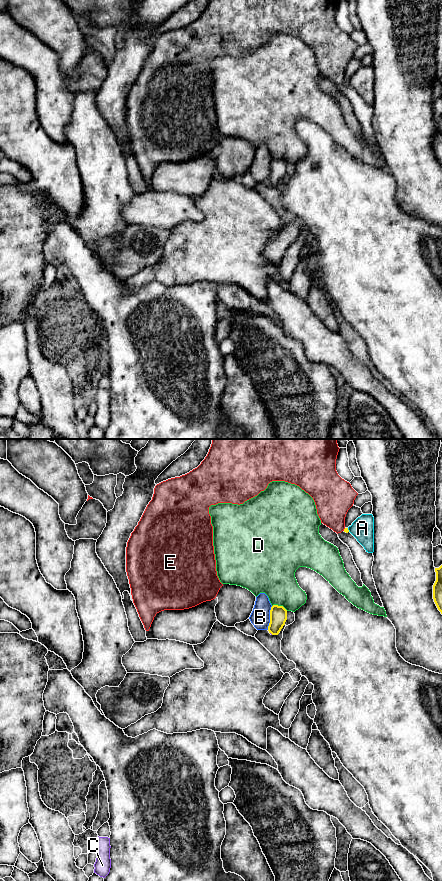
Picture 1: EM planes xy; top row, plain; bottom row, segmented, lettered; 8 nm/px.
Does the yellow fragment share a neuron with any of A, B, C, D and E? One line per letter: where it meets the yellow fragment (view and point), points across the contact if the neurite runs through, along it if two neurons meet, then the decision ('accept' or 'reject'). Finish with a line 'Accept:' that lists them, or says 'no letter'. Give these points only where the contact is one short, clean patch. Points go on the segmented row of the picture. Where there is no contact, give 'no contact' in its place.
A: contact xy (348, 530); reject
B: contact xy (270, 618); reject
C: contact xy (271, 633); way xy (278, 614), (277, 622), (271, 633), (270, 633); accept
D: contact xy (280, 606); reject
E: contact xy (344, 529); reject
Accept: C

